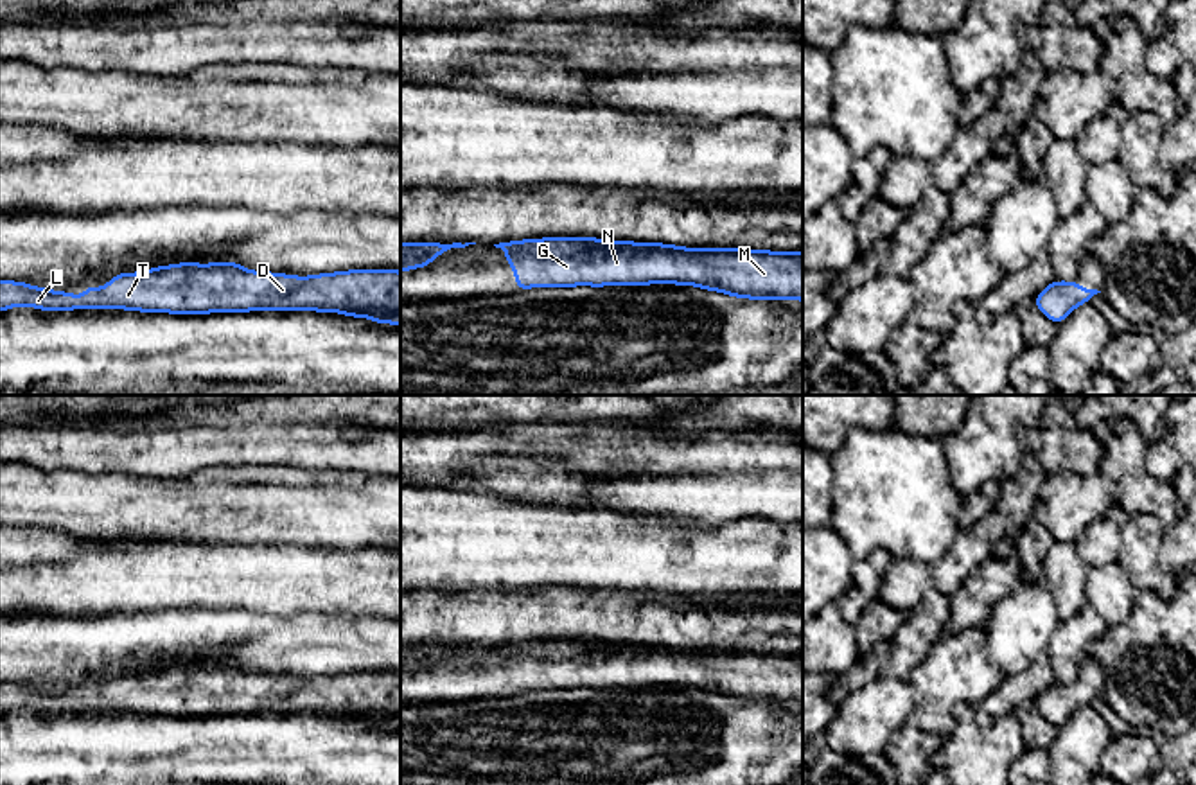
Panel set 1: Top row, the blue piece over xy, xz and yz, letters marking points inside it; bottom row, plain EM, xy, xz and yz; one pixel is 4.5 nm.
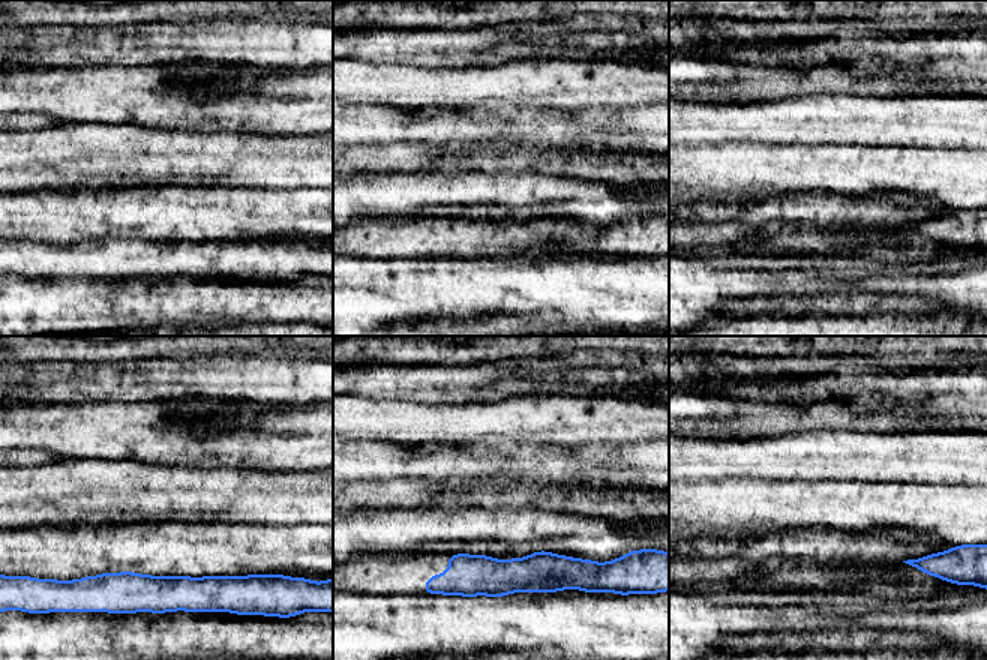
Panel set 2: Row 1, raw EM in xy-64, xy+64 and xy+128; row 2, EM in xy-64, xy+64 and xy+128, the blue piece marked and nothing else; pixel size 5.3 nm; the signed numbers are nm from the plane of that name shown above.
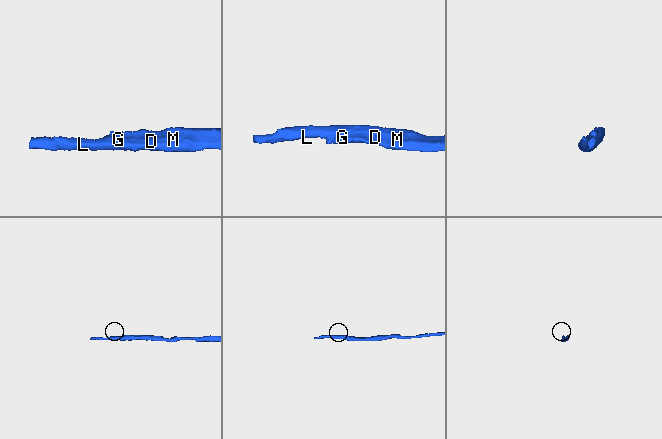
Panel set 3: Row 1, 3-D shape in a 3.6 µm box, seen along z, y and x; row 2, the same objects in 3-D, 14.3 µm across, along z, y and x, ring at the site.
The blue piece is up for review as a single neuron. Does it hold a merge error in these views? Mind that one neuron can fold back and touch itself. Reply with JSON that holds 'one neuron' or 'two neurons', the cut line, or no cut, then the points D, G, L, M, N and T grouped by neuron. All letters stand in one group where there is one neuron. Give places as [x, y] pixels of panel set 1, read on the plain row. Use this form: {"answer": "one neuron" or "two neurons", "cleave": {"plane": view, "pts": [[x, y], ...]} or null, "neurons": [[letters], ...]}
{"answer": "one neuron", "cleave": null, "neurons": [["D", "G", "L", "M", "N", "T"]]}

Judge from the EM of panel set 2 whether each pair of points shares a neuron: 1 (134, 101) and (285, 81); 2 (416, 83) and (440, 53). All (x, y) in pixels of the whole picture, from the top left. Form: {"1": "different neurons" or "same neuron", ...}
{"1": "same neuron", "2": "different neurons"}

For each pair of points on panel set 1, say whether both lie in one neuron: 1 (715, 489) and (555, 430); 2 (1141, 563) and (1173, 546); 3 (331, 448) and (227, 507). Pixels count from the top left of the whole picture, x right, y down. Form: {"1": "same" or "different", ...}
{"1": "different", "2": "different", "3": "different"}

